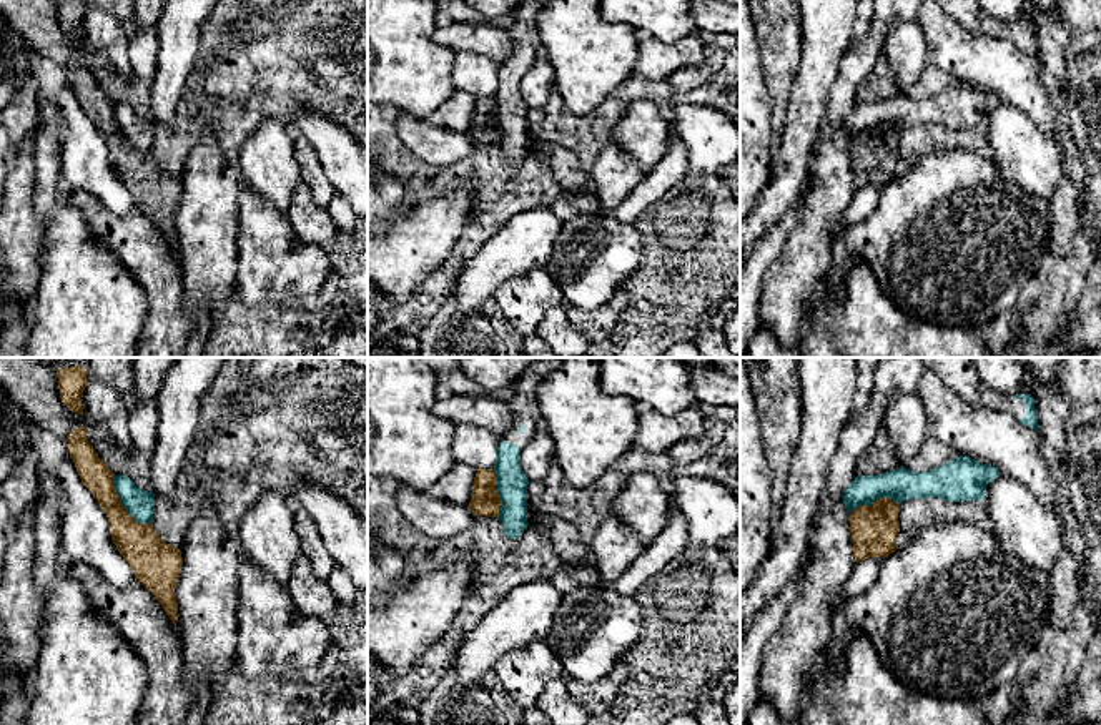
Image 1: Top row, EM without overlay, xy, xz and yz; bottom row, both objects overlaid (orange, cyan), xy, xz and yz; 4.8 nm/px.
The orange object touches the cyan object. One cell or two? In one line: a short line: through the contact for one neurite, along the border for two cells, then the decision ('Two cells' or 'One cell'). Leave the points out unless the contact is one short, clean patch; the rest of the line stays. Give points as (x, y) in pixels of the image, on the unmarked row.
Line: xy (113, 103), (113, 113), (123, 135), (137, 148), (150, 152). Two cells

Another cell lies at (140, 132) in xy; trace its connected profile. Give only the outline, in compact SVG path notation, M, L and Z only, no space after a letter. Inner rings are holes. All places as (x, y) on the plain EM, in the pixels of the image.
M115 103L115 116L128 141L140 151L151 151L155 141L155 121L143 118L126 103Z

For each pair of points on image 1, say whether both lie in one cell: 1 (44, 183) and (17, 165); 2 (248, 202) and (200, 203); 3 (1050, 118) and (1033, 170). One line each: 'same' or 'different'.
1: different
2: different
3: different

